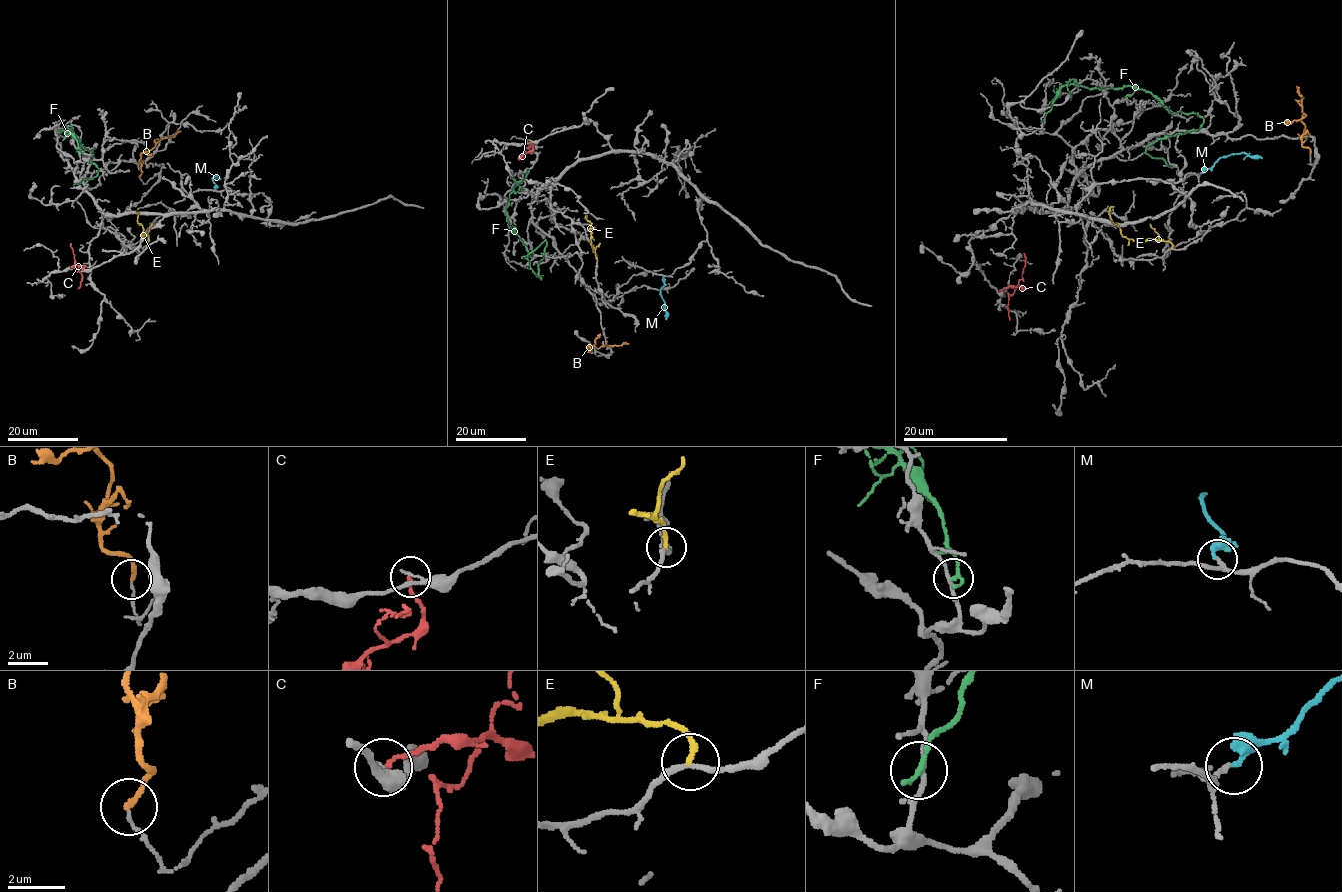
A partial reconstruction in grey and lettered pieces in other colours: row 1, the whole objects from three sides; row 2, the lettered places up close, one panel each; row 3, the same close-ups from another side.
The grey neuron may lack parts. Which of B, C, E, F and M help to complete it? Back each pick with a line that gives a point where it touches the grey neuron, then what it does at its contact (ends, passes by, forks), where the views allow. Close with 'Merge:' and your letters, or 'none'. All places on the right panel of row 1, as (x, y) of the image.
M: contact (1202, 173); it ends
Merge: M

